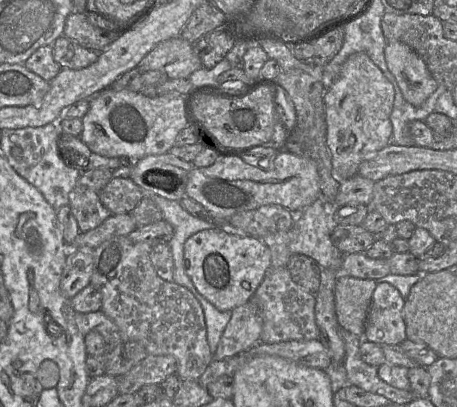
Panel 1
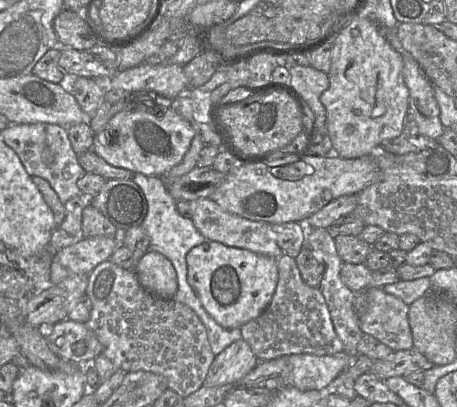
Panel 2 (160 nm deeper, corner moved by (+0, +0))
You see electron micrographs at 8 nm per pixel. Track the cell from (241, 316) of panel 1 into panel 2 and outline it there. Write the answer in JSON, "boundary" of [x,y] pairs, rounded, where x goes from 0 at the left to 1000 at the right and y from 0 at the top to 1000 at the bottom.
{"boundary":[[[527,830],[470,872],[444,946],[468,951],[519,941],[565,887],[545,845]]]}

